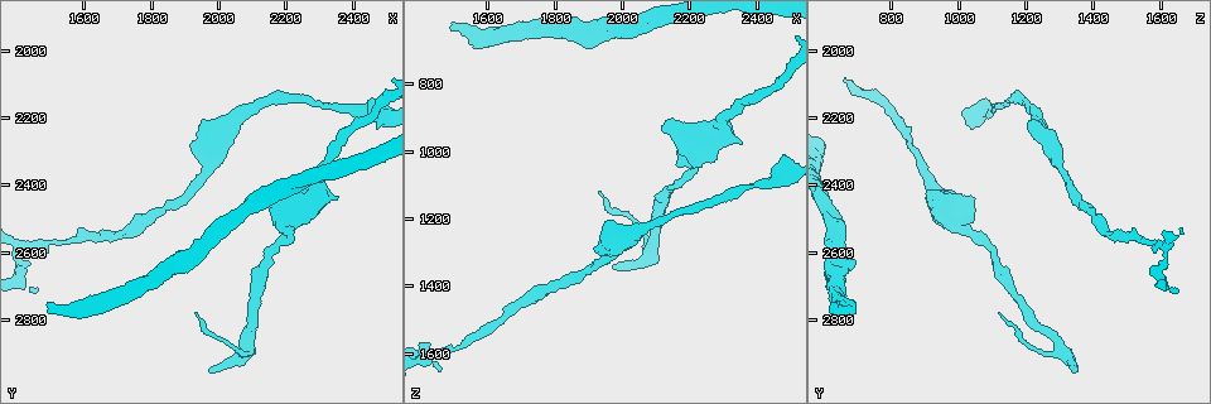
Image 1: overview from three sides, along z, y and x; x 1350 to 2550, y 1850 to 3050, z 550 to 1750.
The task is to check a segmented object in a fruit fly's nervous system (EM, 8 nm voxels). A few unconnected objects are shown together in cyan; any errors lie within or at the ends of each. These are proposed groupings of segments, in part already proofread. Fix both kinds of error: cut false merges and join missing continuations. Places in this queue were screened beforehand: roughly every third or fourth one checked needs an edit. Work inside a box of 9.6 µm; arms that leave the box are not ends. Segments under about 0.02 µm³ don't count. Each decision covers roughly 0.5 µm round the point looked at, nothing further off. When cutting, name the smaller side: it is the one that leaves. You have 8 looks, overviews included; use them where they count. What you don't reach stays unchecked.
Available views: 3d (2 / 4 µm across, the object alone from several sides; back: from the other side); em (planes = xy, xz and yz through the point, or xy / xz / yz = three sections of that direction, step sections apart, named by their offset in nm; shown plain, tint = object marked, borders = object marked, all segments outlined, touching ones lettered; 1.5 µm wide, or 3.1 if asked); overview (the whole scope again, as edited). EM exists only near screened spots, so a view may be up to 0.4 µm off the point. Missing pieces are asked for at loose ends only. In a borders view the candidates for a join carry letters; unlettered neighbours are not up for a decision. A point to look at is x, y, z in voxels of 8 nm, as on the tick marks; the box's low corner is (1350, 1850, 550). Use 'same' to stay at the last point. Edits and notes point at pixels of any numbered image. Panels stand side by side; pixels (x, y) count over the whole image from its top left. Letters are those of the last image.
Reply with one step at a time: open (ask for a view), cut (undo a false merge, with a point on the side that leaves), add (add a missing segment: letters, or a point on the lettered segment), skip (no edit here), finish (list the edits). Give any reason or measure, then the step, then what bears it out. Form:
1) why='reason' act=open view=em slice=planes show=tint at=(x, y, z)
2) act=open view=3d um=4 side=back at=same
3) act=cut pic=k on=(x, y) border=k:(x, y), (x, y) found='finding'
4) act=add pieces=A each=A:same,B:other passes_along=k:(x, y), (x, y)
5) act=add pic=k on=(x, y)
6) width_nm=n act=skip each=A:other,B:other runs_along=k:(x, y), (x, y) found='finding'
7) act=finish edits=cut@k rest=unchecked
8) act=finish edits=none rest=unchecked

why='a narrow waist' act=open view=3d um=2 at=(1530, 2570, 1580)

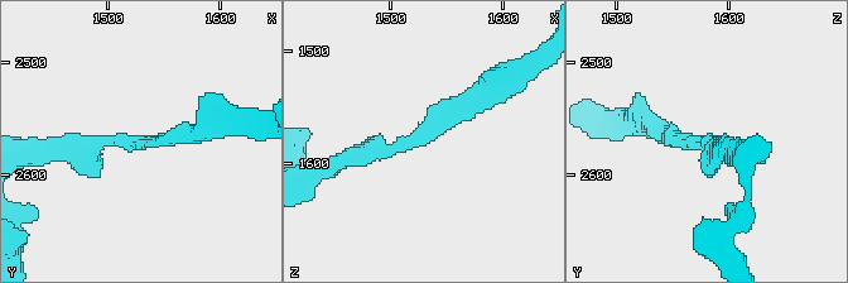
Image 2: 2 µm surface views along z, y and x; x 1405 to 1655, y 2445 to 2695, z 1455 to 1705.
arm_widths_nm=160,190 why='need the tissue' act=open view=em slice=planes show=plain at=(1528, 2568, 1572)

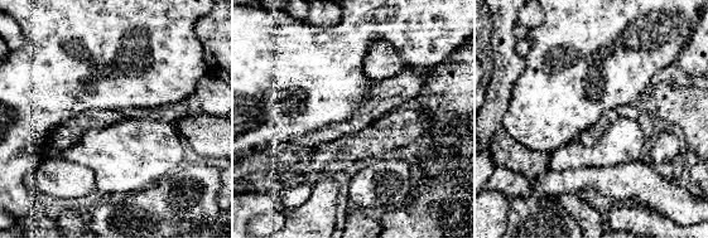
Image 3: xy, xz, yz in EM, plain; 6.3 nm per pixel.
why='what lies round it' act=open view=em slice=planes show=borders at=same

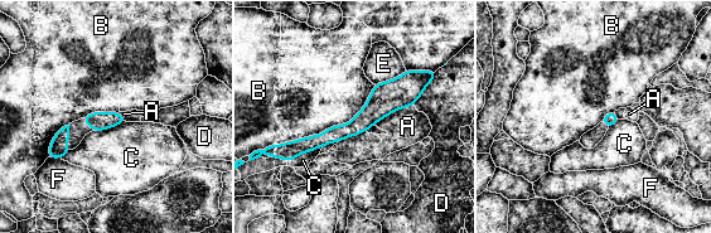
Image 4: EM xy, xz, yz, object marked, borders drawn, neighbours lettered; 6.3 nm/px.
act=skip each=A:other,B:other,C:other,D:other,E:other,F:other found='one neuron here'

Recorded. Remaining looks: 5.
why='an open end' act=open view=em slice=xy step=8 show=borders at=(1970, 2950, 1340)

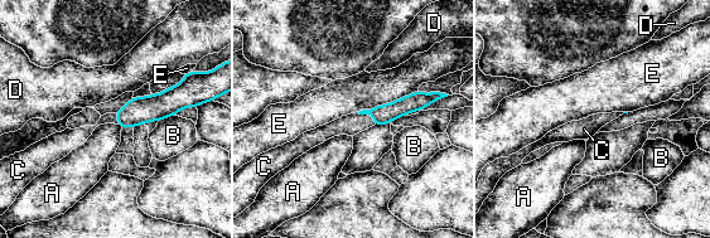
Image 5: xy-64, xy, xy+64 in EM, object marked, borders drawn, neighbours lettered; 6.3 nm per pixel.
act=open view=em slice=planes show=borders at=same

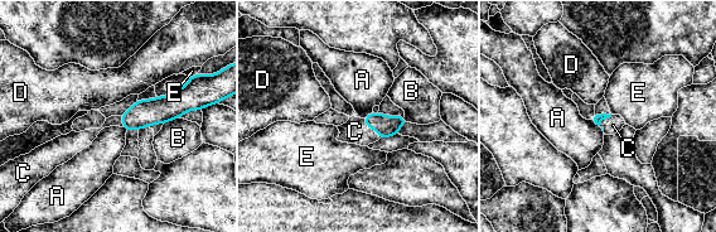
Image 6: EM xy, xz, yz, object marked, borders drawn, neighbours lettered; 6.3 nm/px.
act=add pieces=C each=A:other,B:other,C:same,D:other,E:other passes_along=6:(386, 125), (372, 129), (354, 131) found='the neuron continues'

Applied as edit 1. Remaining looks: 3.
why='see it whole again' act=open view=overview

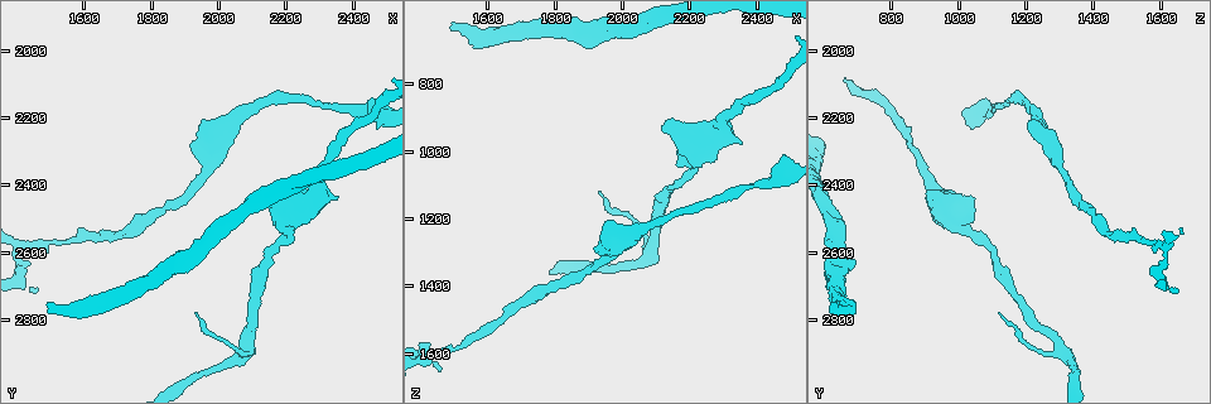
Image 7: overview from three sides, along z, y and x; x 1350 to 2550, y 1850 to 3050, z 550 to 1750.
why='calibre changes' act=open view=em slice=planes show=plain at=(2480, 2190, 1060)

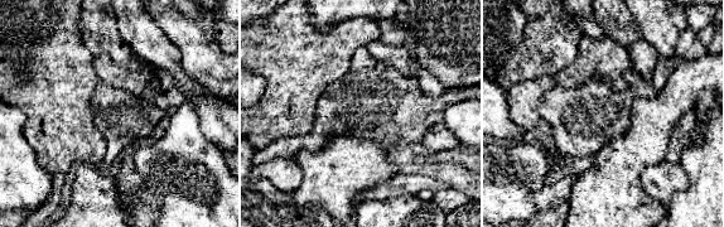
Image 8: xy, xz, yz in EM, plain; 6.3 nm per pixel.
act=open view=em slice=planes show=borders at=same

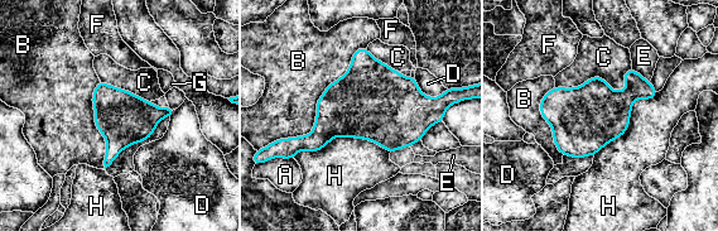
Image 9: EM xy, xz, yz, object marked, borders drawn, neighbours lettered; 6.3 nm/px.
act=skip each=A:other,B:other,C:other,D:other,E:other,F:other,G:other,H:other border=9:(631, 67), (618, 91), (555, 87) found='one neuron here'

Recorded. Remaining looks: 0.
act=finish edits=add@6 rest=unchecked

